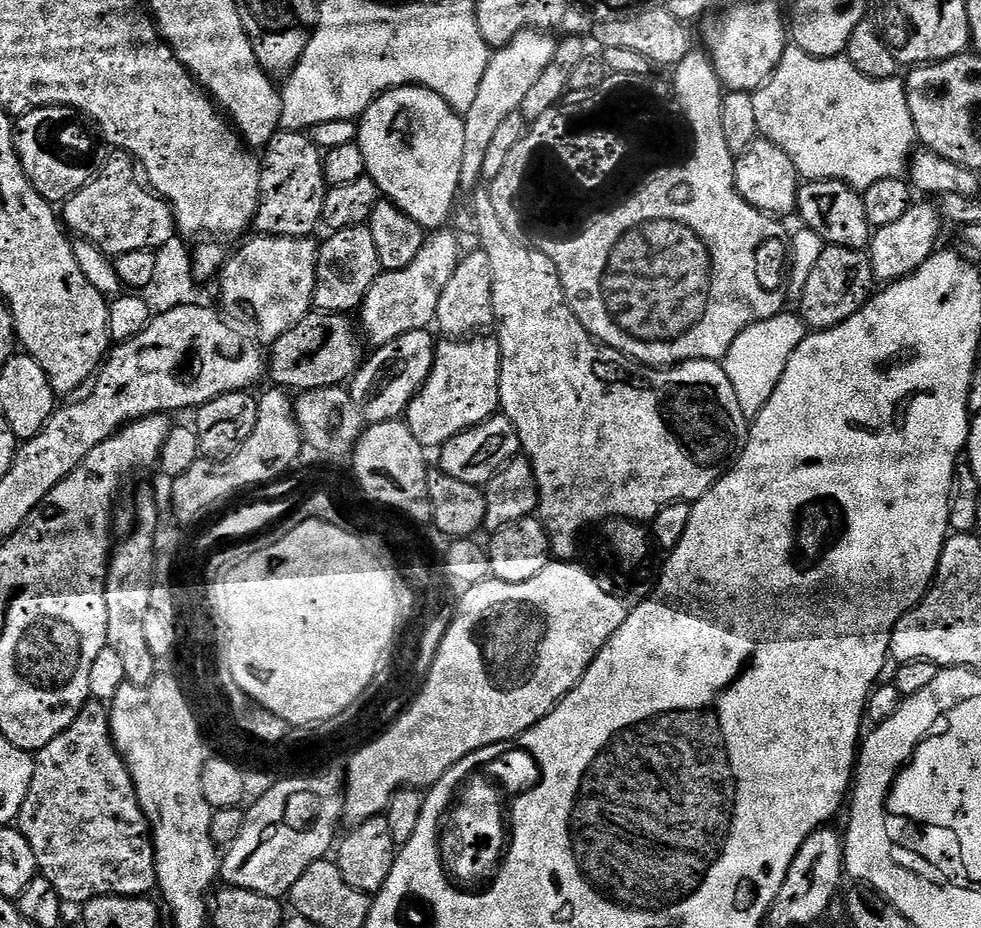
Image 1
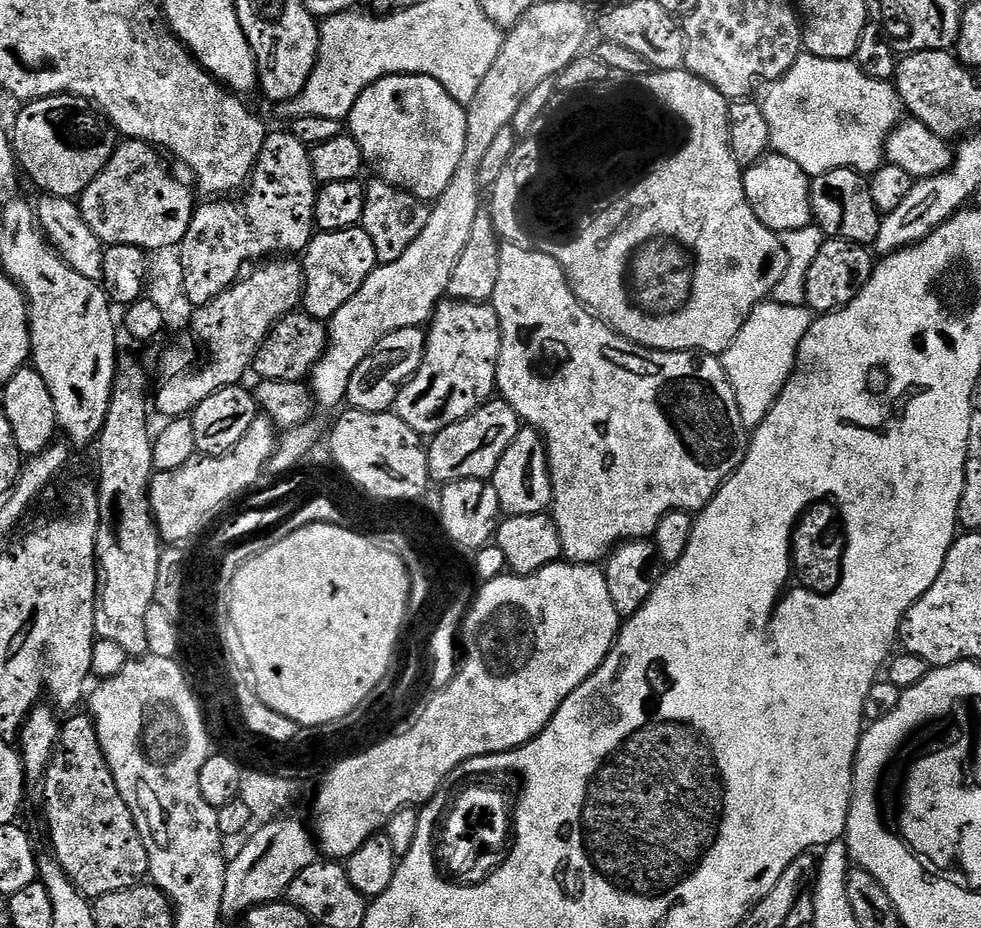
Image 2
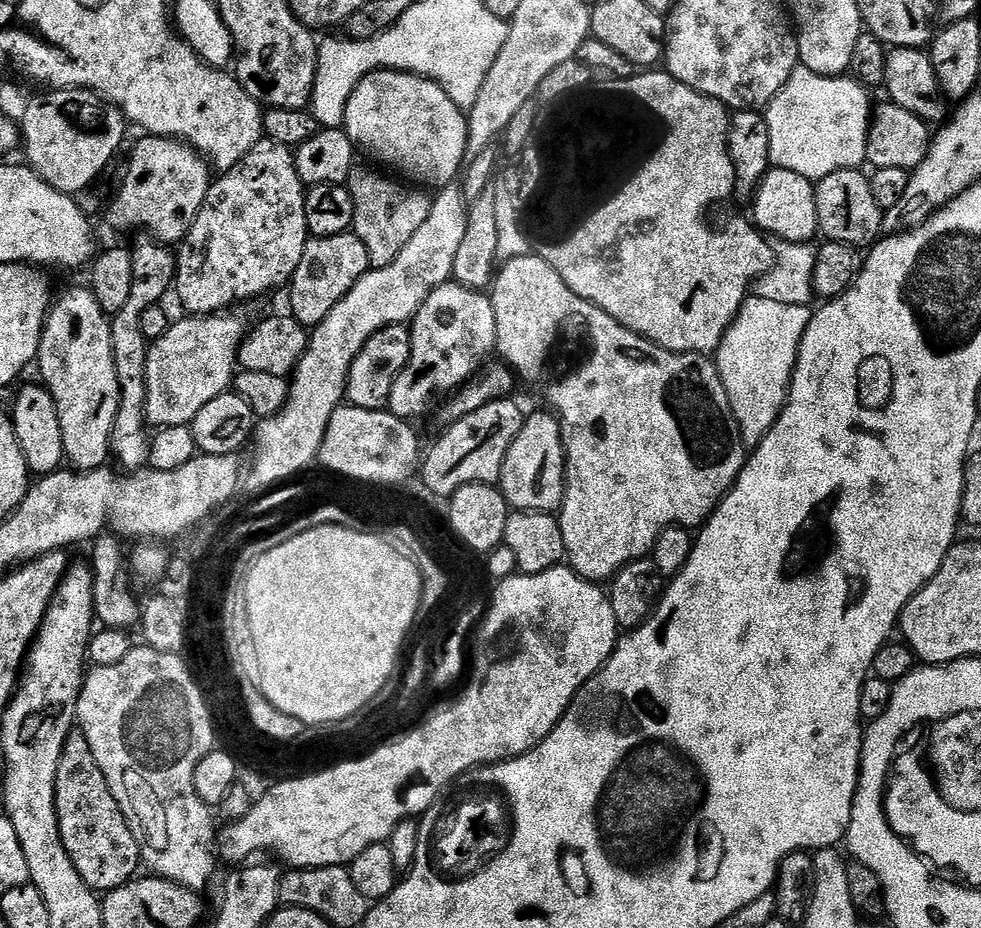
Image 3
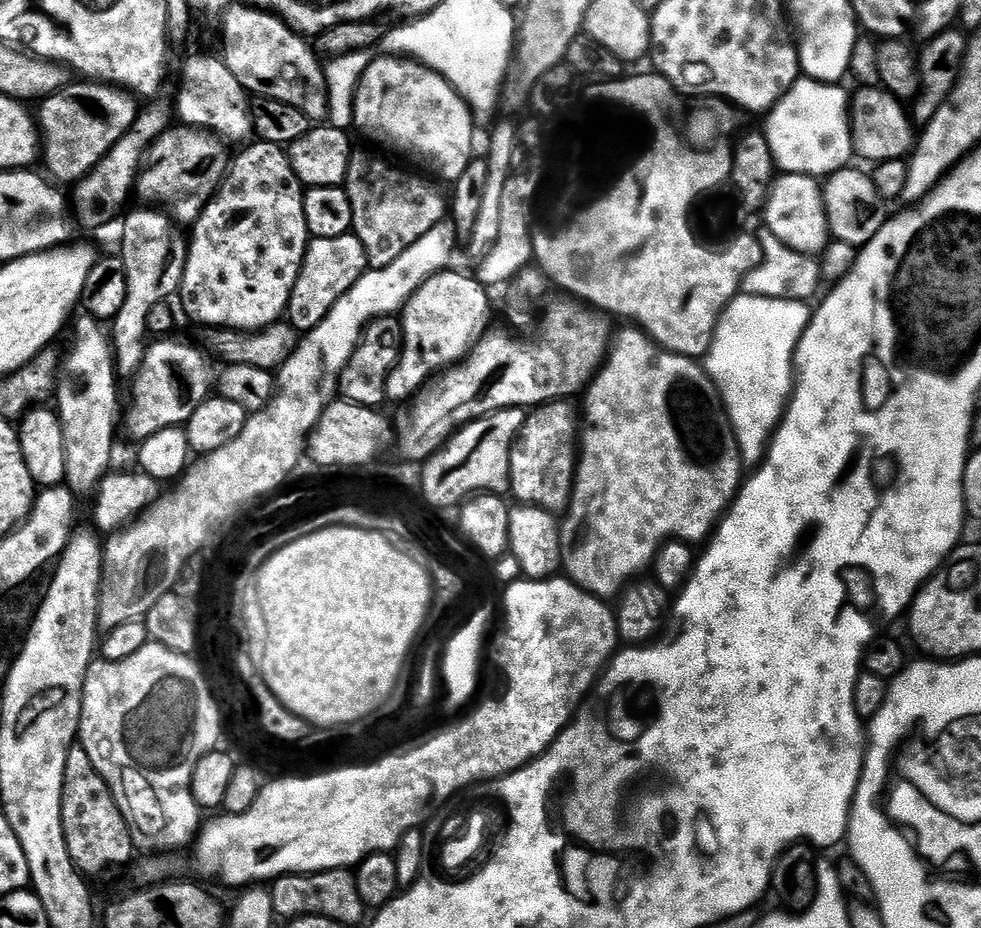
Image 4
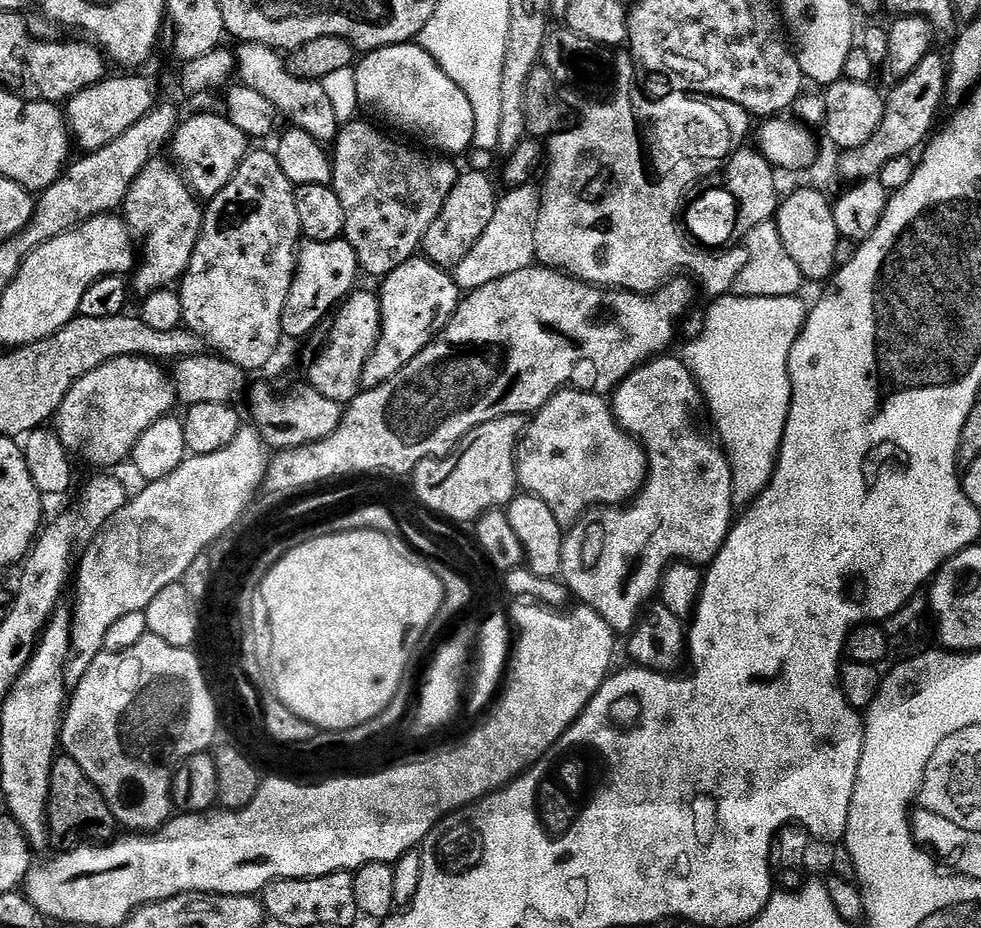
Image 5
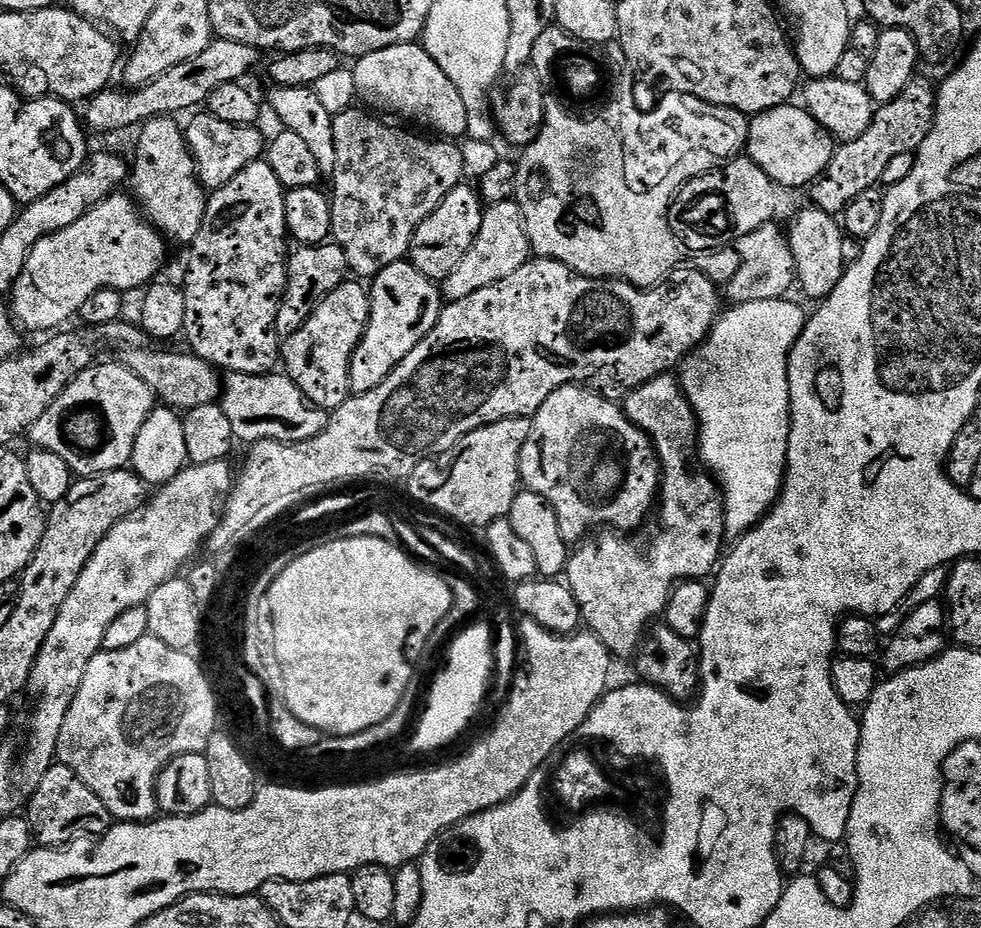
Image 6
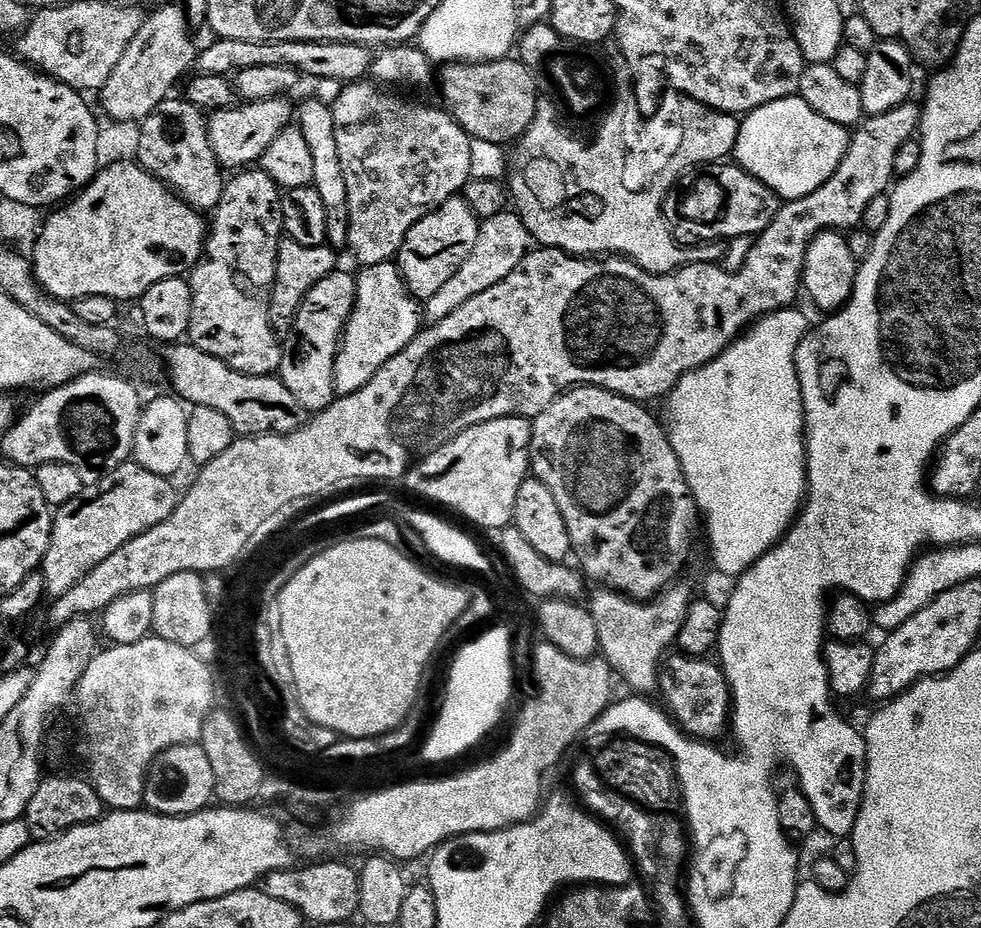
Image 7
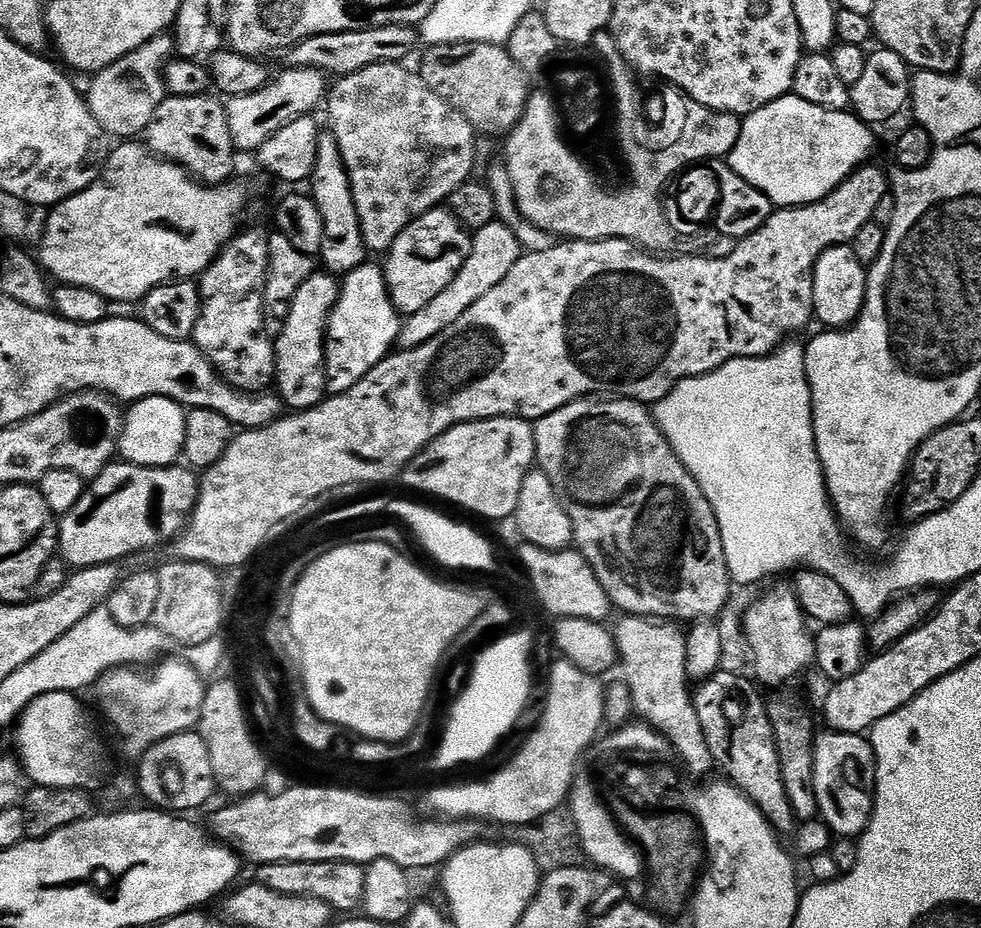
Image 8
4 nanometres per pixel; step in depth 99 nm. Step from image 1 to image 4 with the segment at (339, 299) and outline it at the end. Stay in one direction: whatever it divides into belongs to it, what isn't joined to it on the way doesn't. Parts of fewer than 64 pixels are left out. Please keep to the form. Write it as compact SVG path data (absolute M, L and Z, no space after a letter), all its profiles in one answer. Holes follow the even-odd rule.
M355 234L309 239L298 282L294 282L294 290L290 294L287 323L300 334L318 326L318 322L322 322L322 318L330 314L334 302L338 302L338 298L342 298L342 294L346 294L346 290L350 290L350 286L354 286L354 282L358 282L358 278L362 278L366 271L369 271L366 250Z

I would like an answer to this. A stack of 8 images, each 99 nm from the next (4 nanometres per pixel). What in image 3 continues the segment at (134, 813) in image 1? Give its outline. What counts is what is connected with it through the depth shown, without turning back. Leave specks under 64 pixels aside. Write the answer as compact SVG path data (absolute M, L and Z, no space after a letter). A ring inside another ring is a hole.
M74 730L66 738L66 746L62 750L62 758L58 762L56 775L56 813L60 823L60 837L86 886L90 886L97 894L107 894L116 888L126 886L131 880L137 879L139 868L142 868L140 844L136 835L128 825L127 818L121 810L110 786L106 774L98 766L90 748L90 742L84 737L83 731Z

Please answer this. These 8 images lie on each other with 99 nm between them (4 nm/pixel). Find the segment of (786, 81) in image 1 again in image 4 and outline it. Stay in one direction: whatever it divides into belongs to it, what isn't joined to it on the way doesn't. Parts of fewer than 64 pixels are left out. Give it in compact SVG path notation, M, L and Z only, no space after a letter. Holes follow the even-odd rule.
M801 78L771 108L766 119L762 131L770 146L772 163L781 173L827 178L853 163L850 92L844 86Z

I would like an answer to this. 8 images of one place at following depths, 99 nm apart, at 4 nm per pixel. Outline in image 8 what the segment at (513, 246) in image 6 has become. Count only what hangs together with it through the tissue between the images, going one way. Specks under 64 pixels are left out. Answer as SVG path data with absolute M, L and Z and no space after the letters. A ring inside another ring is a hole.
M493 222L475 229L472 236L472 249L462 270L458 270L454 282L450 282L450 286L446 286L446 290L442 290L442 294L438 294L438 298L432 299L426 306L422 306L422 310L418 310L418 314L407 317L401 323L399 347L406 349L422 346L422 342L430 342L430 338L442 334L442 330L446 330L446 326L458 322L458 318L462 318L462 314L466 314L466 310L470 310L470 306L474 306L474 302L478 302L478 298L482 298L482 294L490 294L490 290L494 290L494 286L498 286L498 282L502 282L502 278L506 278L506 274L510 274L514 262L518 262L521 255L520 242L515 236L514 230L507 225Z

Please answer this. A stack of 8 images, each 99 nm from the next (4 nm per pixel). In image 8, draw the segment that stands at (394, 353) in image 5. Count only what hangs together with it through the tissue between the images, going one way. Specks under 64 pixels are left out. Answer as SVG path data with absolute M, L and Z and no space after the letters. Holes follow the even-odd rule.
M365 262L343 277L340 297L328 319L328 337L324 339L328 396L341 396L350 386L358 386L397 347L400 339L402 317L392 304L383 267L372 263Z

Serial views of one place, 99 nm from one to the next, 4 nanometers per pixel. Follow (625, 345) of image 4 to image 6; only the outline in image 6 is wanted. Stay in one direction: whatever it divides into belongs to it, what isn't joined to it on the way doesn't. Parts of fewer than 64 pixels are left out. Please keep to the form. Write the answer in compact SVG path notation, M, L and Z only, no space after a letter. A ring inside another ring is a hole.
M672 374L654 378L627 393L623 397L622 407L628 417L651 436L656 446L656 455L660 458L662 485L658 512L660 508L661 532L654 533L649 544L643 544L632 537L635 535L625 534L620 530L597 531L593 540L586 541L577 552L575 549L569 555L566 569L566 583L581 608L583 623L616 658L631 657L644 643L645 635L653 623L651 620L667 613L668 599L672 597L672 590L677 584L686 580L704 580L717 571L725 551L724 540L726 541L724 493L707 471L699 467L692 468L691 456L694 456L698 448L698 421L679 379Z

